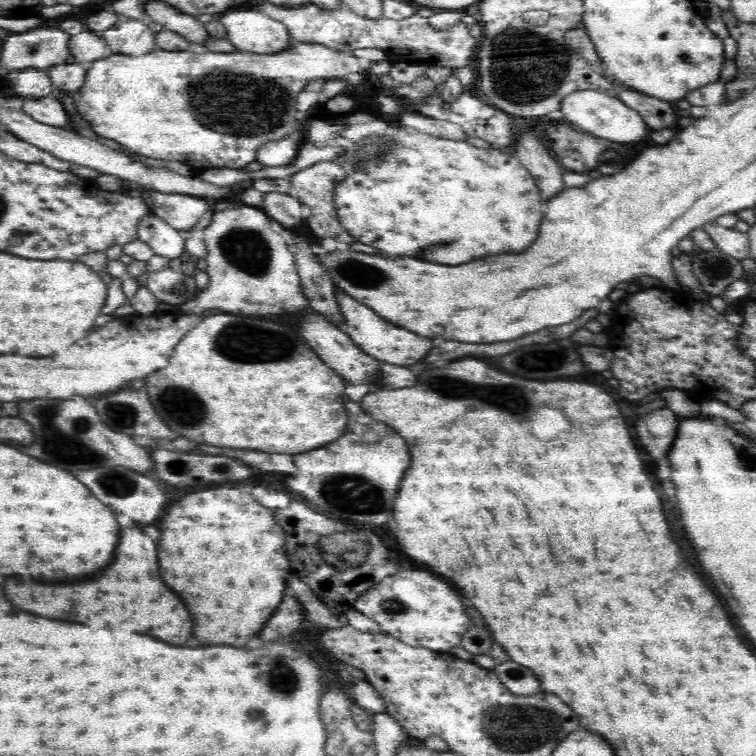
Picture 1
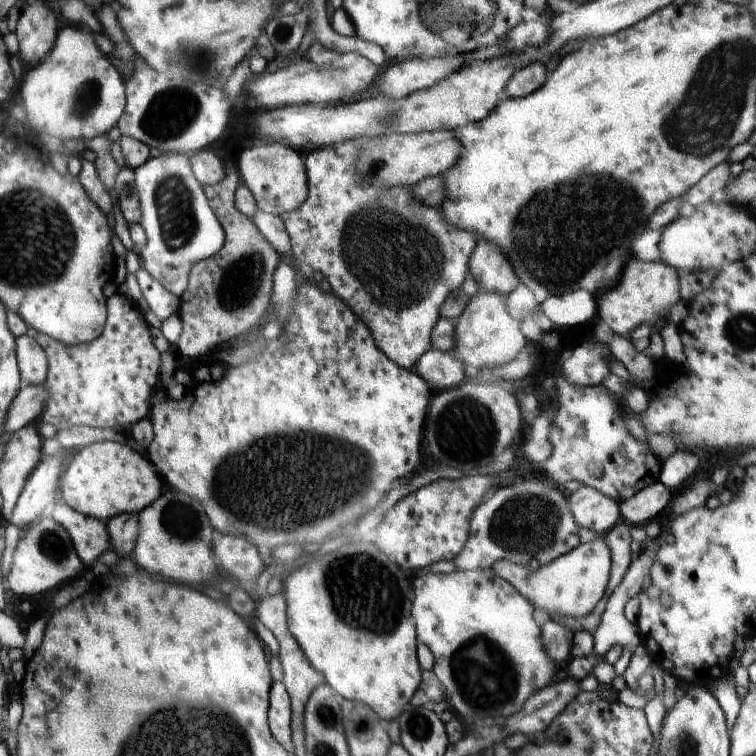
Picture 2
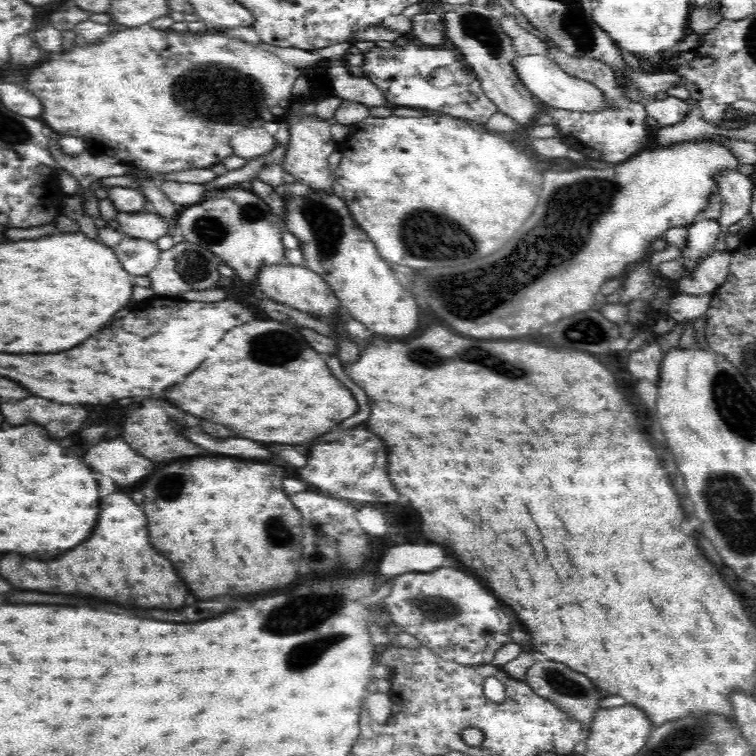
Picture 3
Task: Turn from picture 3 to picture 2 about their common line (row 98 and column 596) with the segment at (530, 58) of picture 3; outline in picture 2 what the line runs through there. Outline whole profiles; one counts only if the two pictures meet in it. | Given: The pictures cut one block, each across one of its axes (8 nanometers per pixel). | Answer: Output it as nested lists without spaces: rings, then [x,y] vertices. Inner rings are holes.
[[[600,534],[592,542],[579,544],[574,550],[560,555],[549,565],[540,566],[536,571],[527,565],[497,560],[492,565],[493,573],[507,580],[533,606],[533,610],[546,612],[552,620],[580,619],[594,610],[606,590],[612,562],[605,538],[605,534]]]

